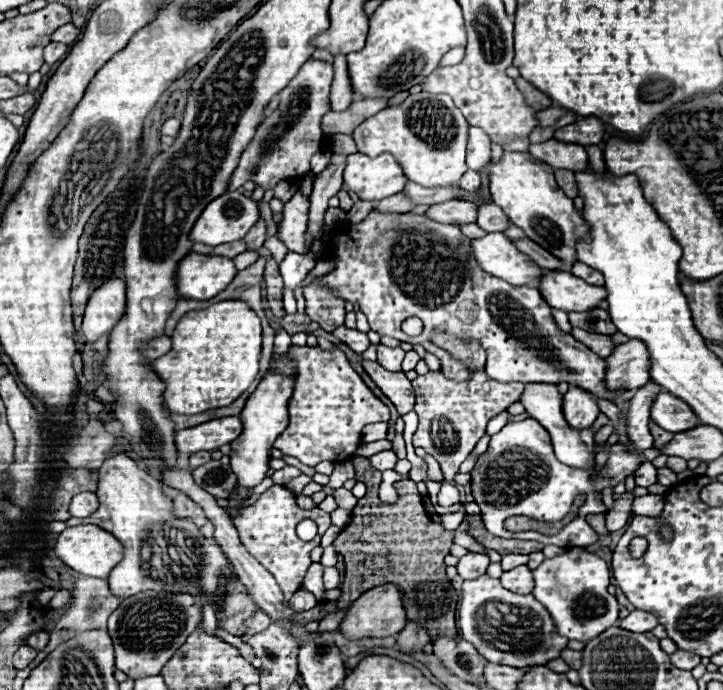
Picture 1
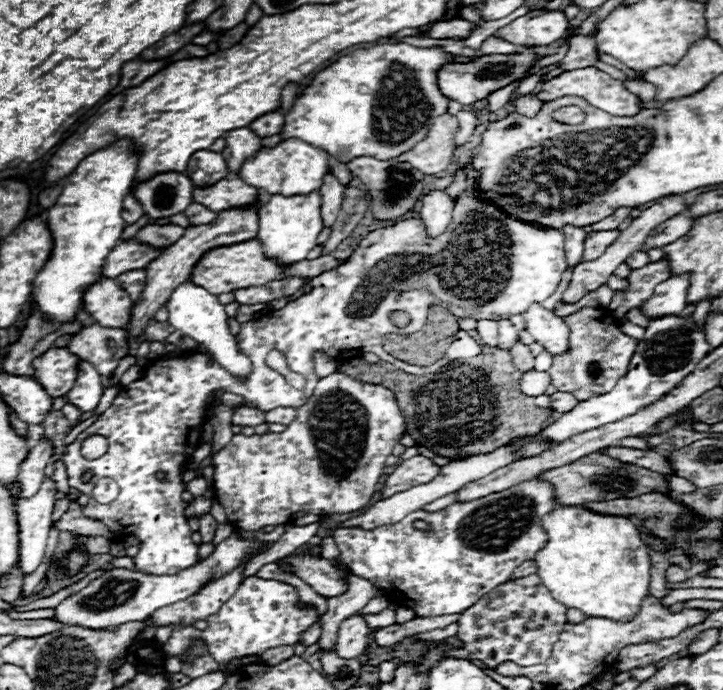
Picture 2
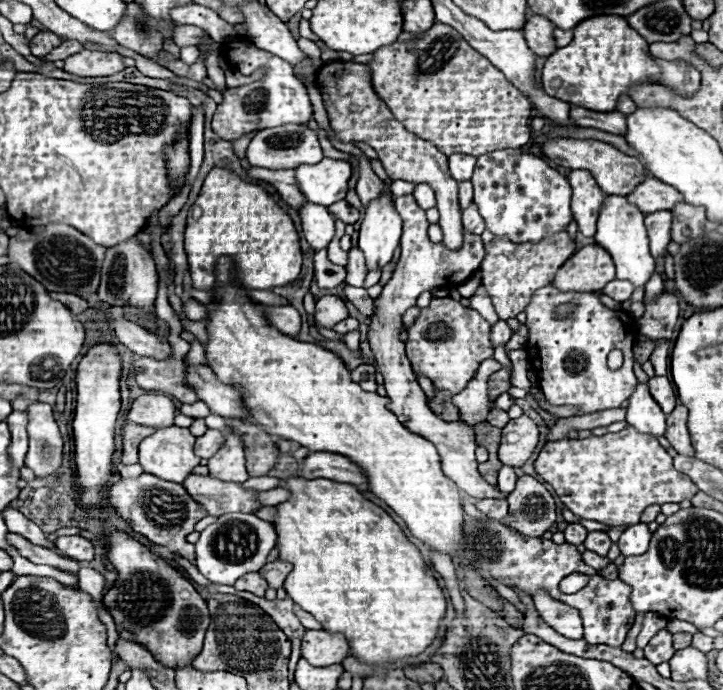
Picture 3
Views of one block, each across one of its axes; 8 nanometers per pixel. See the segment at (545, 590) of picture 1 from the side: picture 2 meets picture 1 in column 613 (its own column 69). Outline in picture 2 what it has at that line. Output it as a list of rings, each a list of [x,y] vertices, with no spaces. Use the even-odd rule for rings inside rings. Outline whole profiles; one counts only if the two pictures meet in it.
[[[234,530],[234,534],[228,540],[220,542],[216,546],[216,550],[202,564],[194,564],[188,570],[182,570],[180,574],[154,576],[154,574],[144,574],[138,570],[132,572],[126,568],[106,570],[100,578],[94,578],[86,588],[82,588],[80,594],[68,596],[64,602],[60,602],[54,608],[56,612],[54,612],[52,620],[66,624],[66,626],[82,626],[82,628],[90,628],[90,630],[106,630],[106,628],[122,626],[126,622],[144,620],[162,606],[170,606],[174,602],[186,600],[202,584],[206,584],[212,576],[230,572],[252,546],[258,546],[258,542],[238,540],[238,530]]]

